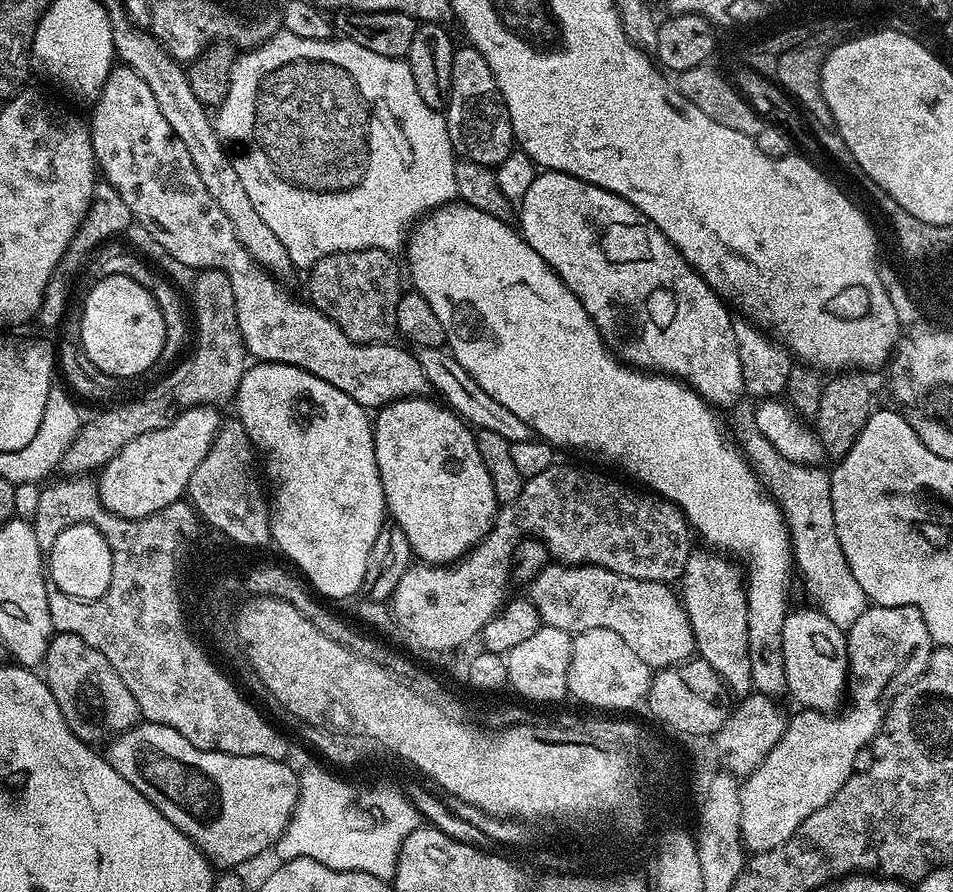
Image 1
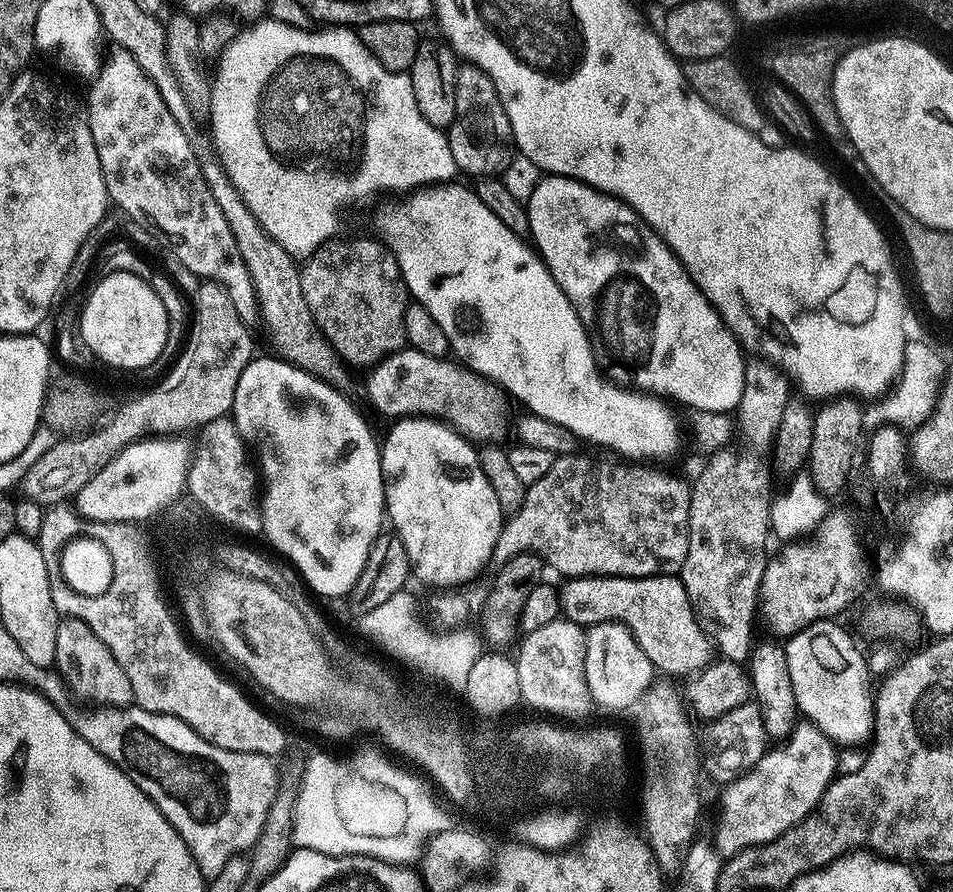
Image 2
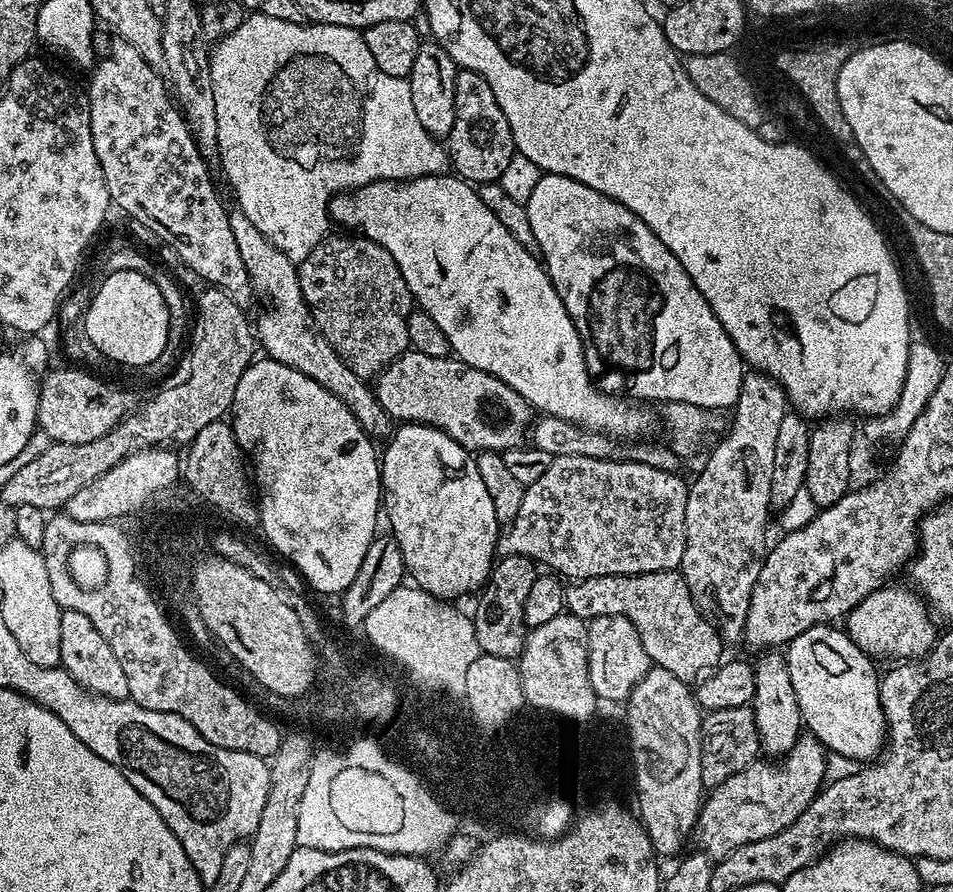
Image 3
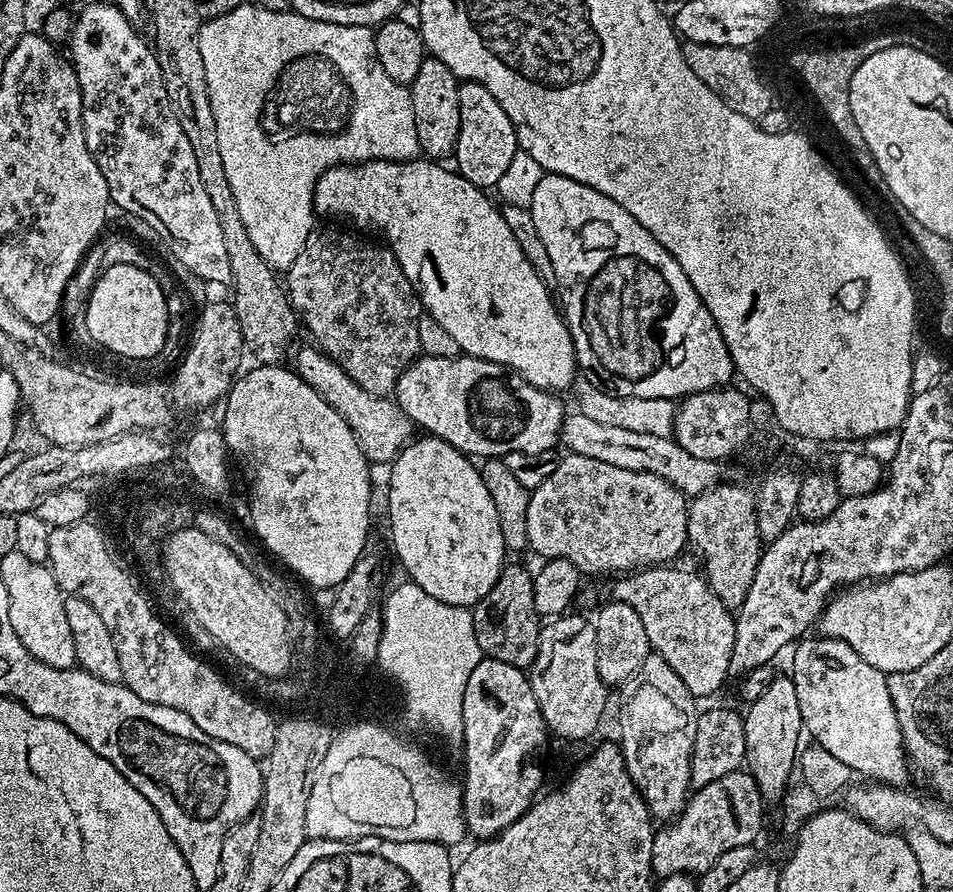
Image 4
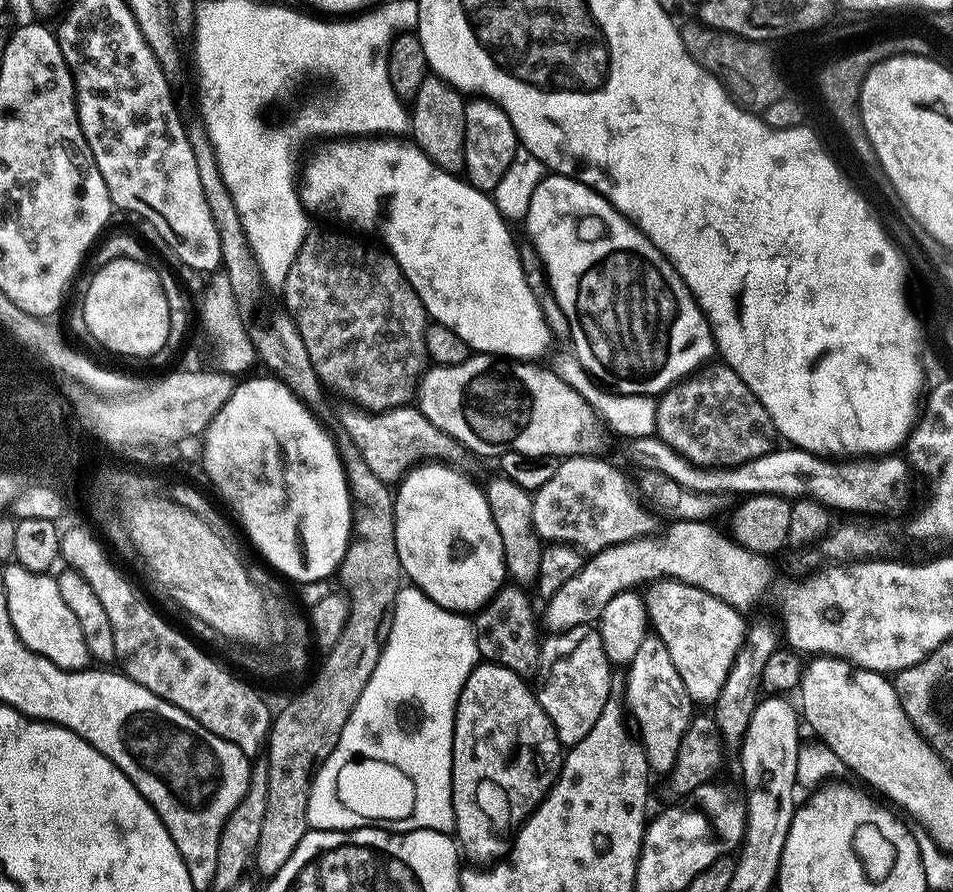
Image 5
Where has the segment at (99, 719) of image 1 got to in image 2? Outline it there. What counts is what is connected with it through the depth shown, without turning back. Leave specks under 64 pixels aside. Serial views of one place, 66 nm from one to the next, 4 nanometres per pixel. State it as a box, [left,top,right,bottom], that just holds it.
[54,619,133,710]

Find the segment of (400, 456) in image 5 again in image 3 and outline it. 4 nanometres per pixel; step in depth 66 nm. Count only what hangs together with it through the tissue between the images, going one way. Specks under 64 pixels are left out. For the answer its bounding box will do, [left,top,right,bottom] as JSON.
[228,210,394,438]

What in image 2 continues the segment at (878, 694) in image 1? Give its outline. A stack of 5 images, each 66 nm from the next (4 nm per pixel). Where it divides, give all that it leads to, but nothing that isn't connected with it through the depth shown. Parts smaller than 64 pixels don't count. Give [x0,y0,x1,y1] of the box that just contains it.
[718,722,838,857]

